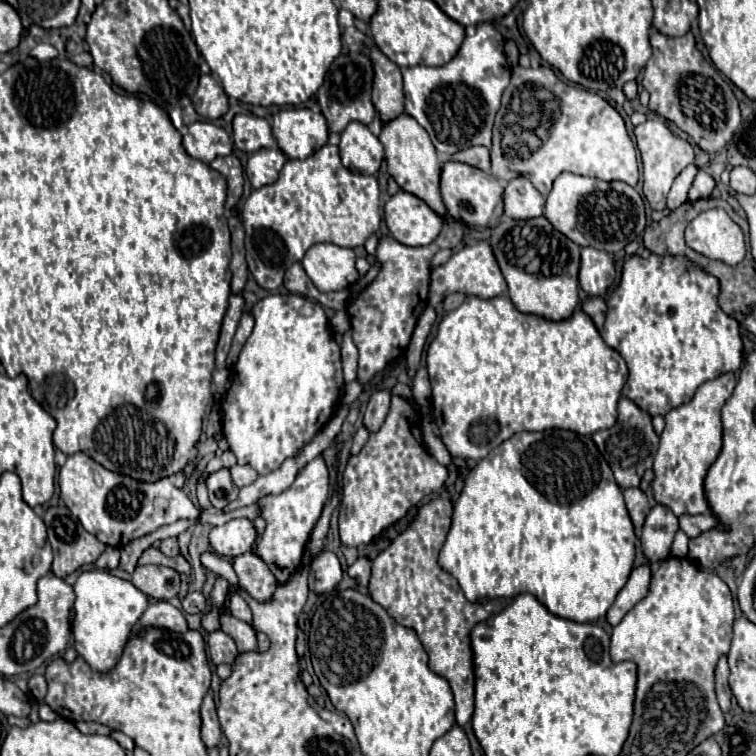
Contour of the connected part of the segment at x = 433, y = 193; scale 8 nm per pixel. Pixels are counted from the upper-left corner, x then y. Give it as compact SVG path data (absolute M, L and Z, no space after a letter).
M402 112L400 116L382 124L378 138L384 144L384 158L388 164L388 174L398 182L398 186L402 190L422 198L436 214L446 216L446 208L442 206L442 198L438 194L438 178L440 178L442 164L436 156L434 144L430 142L430 136L426 134L426 130L422 130L422 126L418 126L418 122L414 122L414 118L410 118L406 112Z

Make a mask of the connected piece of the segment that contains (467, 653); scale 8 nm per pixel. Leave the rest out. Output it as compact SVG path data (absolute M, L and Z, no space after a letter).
M436 498L436 500L428 502L426 506L422 506L418 510L416 518L408 524L408 528L402 534L398 534L392 540L392 544L386 550L382 550L376 556L376 560L372 562L368 592L370 592L372 600L378 602L398 624L412 628L418 634L418 638L422 640L422 644L430 656L430 668L450 682L450 688L454 692L454 702L456 702L456 724L464 726L466 722L470 722L472 712L474 712L474 668L472 668L470 628L474 628L476 622L482 622L494 614L498 614L506 606L506 600L494 598L494 600L486 600L484 604L480 604L480 602L470 604L464 598L458 582L438 566L438 552L446 540L450 522L452 522L452 502L450 500Z

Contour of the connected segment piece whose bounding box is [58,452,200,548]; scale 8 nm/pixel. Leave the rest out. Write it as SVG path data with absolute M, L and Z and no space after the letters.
M84 452L68 456L66 464L60 466L58 486L60 498L64 500L68 510L78 516L82 526L100 542L114 548L122 548L128 542L142 538L164 524L172 524L180 518L198 518L200 514L190 498L168 478L156 482L140 482L130 476L106 470Z

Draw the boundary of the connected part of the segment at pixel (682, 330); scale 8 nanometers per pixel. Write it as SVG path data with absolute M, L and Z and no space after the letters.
M632 256L622 266L620 284L608 294L606 322L602 338L606 344L622 354L628 366L628 382L622 388L622 396L632 400L638 408L650 416L664 416L672 408L690 402L696 388L706 380L714 380L720 374L736 372L742 364L742 338L740 324L722 312L718 304L720 282L716 276L704 272L692 260L684 256L658 256L648 258Z

